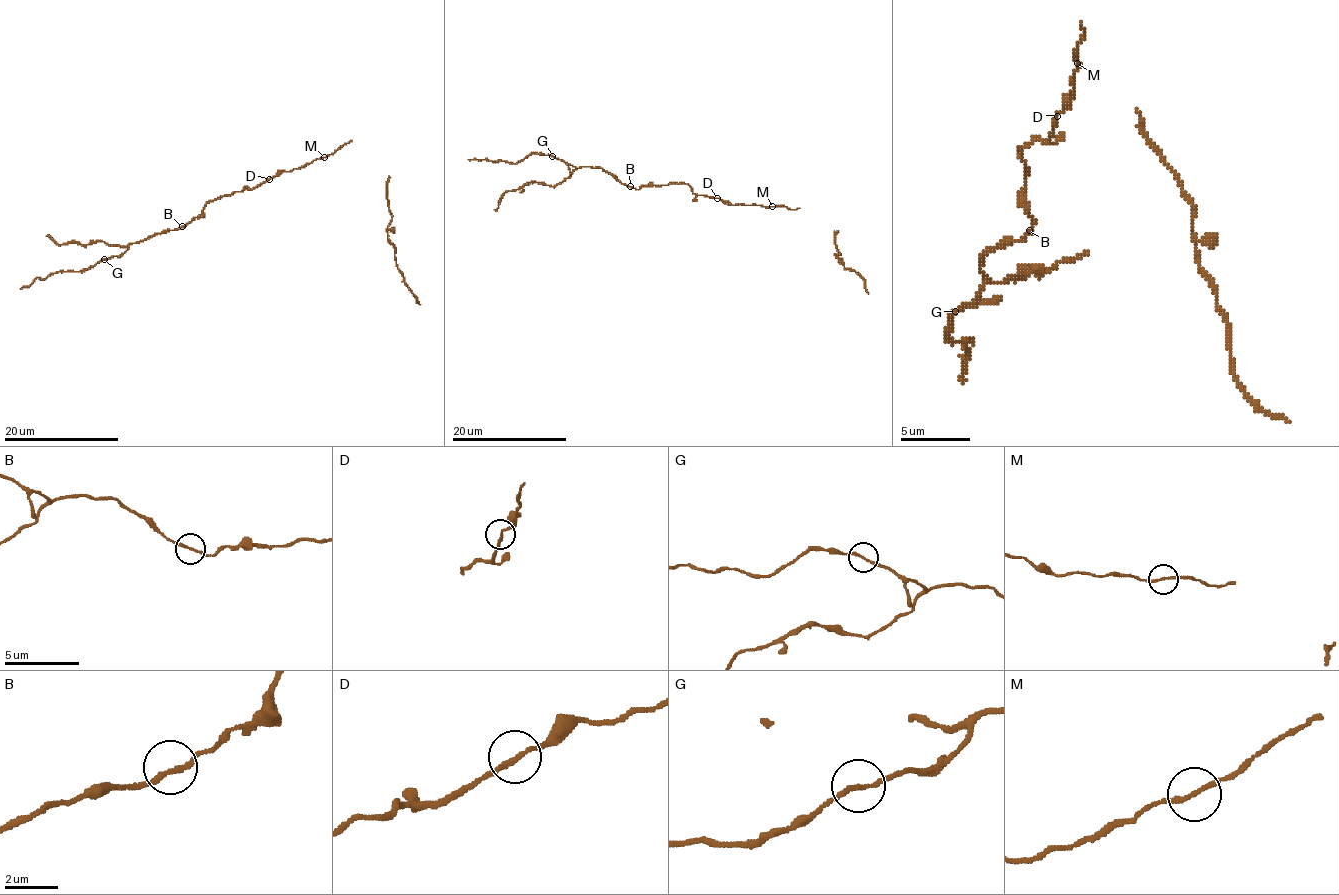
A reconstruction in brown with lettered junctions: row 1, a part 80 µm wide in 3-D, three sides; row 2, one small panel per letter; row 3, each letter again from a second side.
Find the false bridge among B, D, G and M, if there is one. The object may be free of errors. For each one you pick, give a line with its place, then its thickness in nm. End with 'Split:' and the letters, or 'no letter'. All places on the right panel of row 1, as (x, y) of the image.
Split: no letter

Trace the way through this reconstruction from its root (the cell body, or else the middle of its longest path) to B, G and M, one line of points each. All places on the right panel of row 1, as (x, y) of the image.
B: (1057, 116), (1050, 140), (1032, 140), (1022, 147), (1022, 157), (1025, 161), (1025, 209), (1036, 220), (1029, 230)
G: (1057, 116), (1050, 140), (1022, 147), (1032, 227), (983, 255), (983, 286), (956, 310)
M: (1057, 116), (1074, 98), (1070, 95), (1074, 91), (1077, 63)

